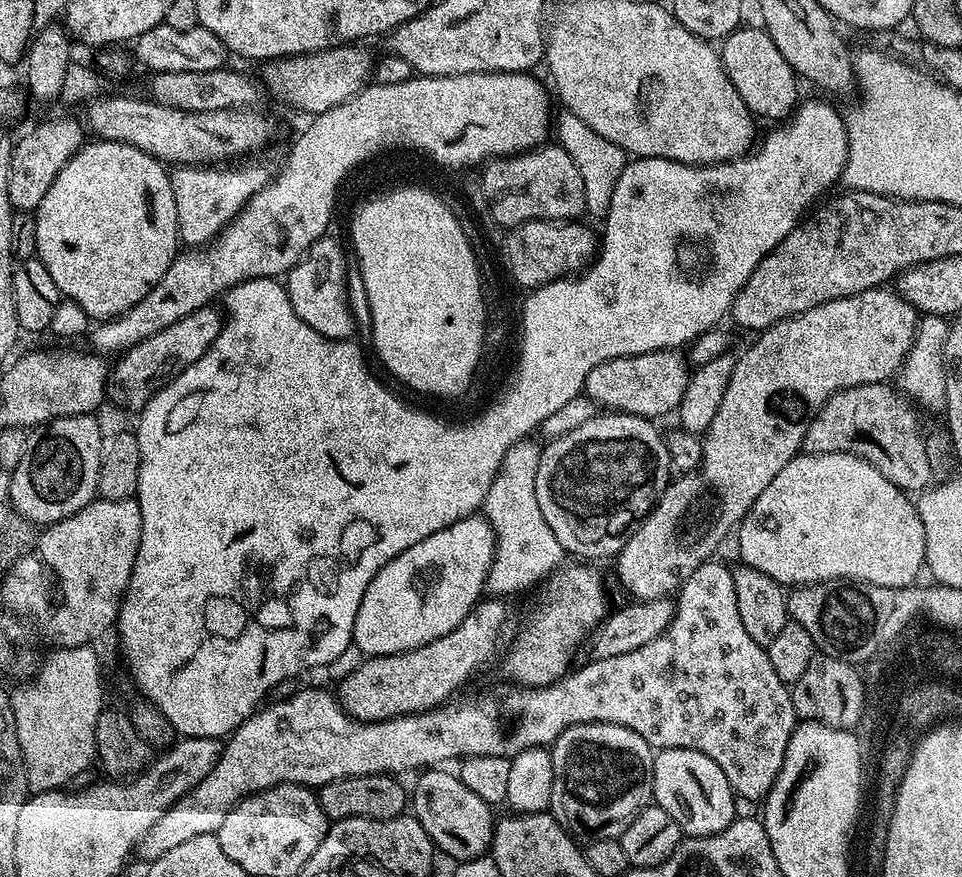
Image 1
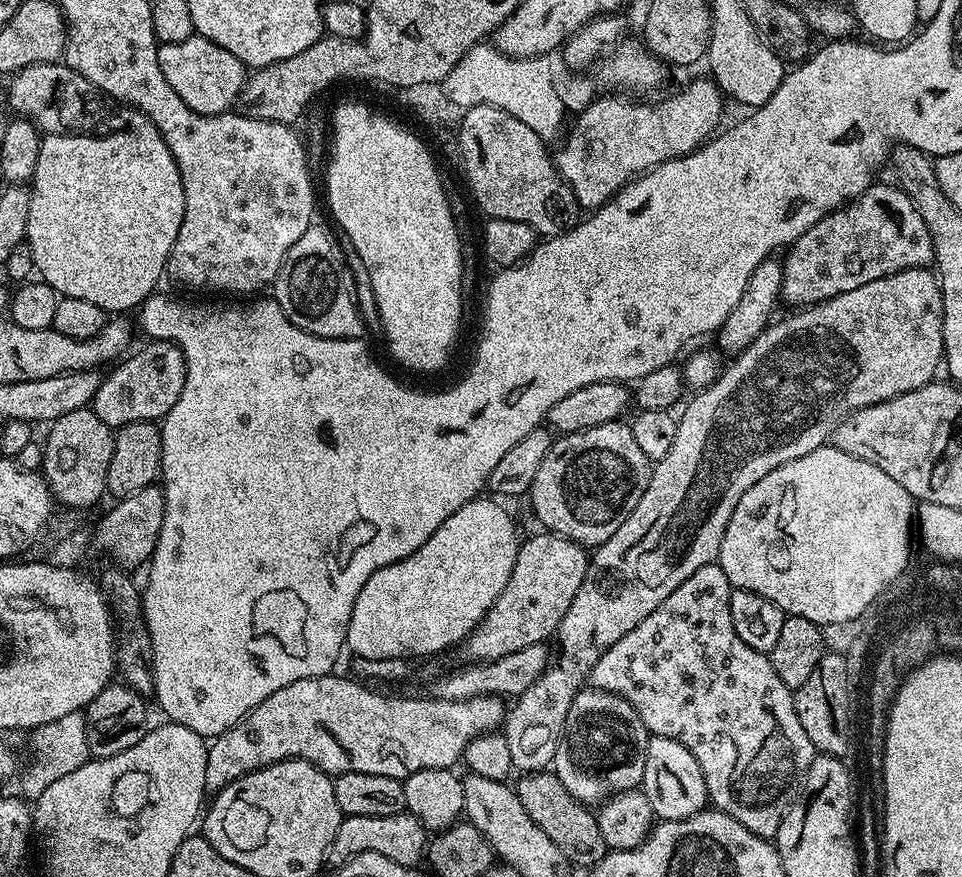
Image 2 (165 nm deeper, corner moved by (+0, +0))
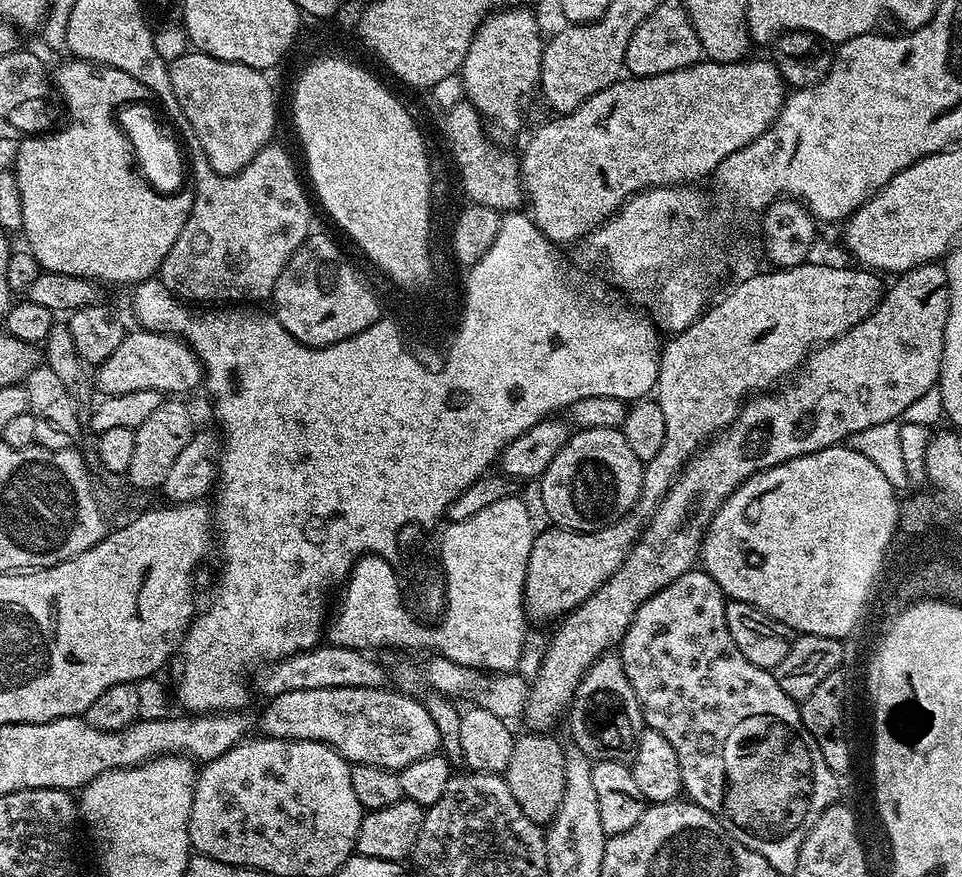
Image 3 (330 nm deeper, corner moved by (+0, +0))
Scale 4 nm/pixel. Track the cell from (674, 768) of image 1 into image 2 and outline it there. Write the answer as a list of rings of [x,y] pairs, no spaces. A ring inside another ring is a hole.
[[[665,736],[648,737],[642,791],[660,820],[685,820],[705,811],[710,804],[706,778],[702,778],[702,766],[698,766],[694,754],[690,754],[682,742],[674,742]]]

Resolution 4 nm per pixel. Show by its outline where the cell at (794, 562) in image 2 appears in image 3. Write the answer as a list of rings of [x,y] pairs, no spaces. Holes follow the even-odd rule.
[[[851,446],[823,448],[817,452],[787,460],[773,468],[764,468],[746,482],[742,482],[742,486],[738,486],[736,492],[730,494],[730,498],[726,498],[722,502],[722,506],[708,523],[708,528],[704,531],[704,538],[700,542],[698,560],[703,571],[708,572],[710,578],[714,578],[714,582],[718,582],[718,586],[724,591],[728,600],[746,602],[750,606],[770,614],[770,618],[782,622],[796,634],[845,638],[850,635],[850,625],[852,625],[855,611],[865,600],[874,574],[878,574],[885,563],[893,533],[897,529],[898,502],[896,506],[896,496],[898,496],[897,489],[892,488],[881,470],[878,470],[874,463],[856,452]]]

